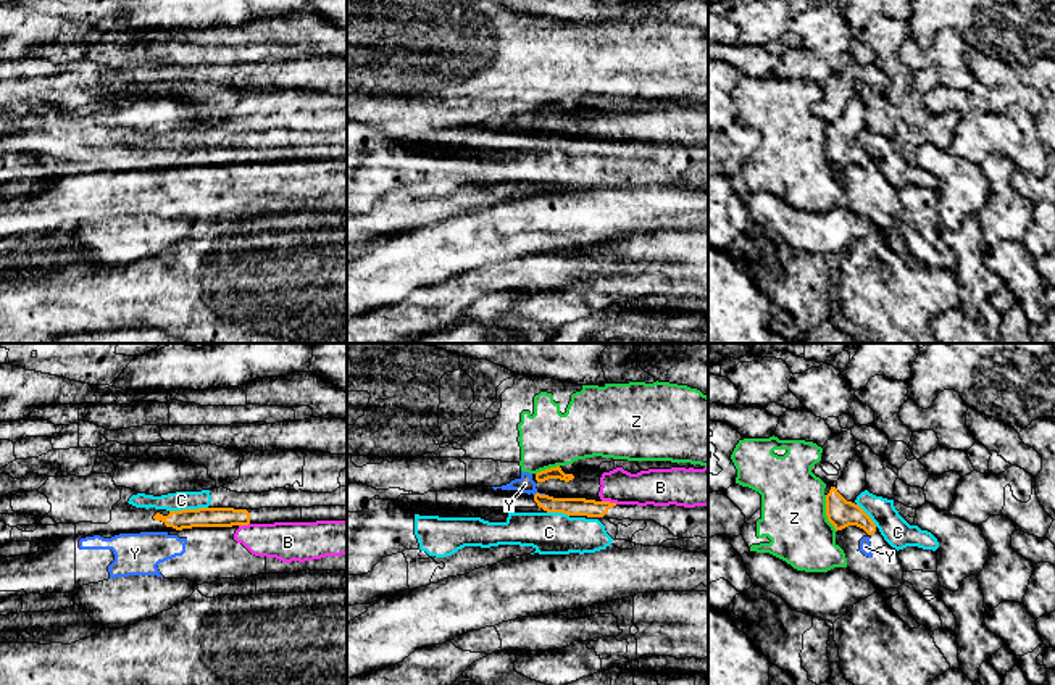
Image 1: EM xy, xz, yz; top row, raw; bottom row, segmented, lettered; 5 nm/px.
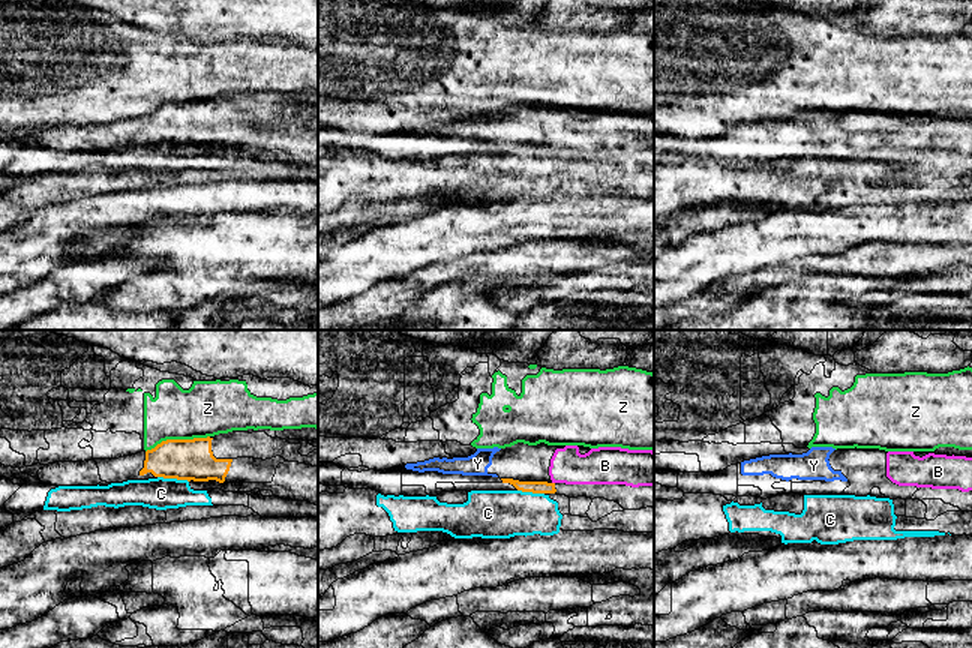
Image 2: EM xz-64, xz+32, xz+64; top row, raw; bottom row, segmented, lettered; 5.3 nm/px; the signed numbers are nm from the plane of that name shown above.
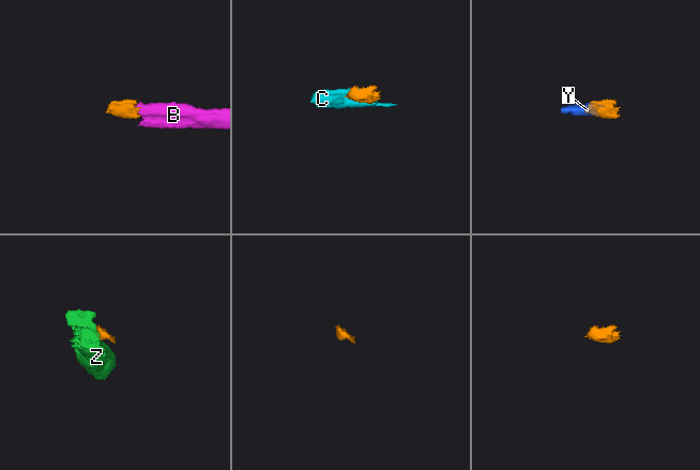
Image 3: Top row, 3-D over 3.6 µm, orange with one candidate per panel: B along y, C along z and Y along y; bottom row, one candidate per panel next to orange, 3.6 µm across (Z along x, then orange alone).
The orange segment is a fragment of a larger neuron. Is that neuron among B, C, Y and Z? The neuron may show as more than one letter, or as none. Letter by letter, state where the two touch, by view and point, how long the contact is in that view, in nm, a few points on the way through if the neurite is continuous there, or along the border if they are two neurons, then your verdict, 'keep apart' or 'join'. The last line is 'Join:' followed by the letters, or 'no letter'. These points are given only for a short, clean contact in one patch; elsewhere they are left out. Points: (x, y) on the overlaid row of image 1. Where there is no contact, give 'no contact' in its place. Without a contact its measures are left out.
B: meets orange in xz at (608, 502); contact 80 nm long; border along xz (602, 500), (617, 503); keep apart
C: meets orange in xy at (187, 510); contact 190 nm long; border along xy (207, 506), (170, 511); keep apart
Y: meets orange in xz at (539, 494); contact 60 nm long; border along xz (544, 494), (534, 495); keep apart
Z: meets orange in yz at (826, 513); contact 190 nm long; border along yz (825, 495), (825, 514), (836, 531); keep apart
Join: no letter

